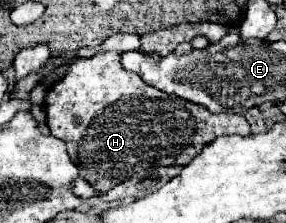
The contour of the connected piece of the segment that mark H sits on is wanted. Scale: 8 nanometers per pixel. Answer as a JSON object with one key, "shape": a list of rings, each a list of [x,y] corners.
{"shape":[[[117,52],[77,58],[69,72],[47,90],[47,126],[67,144],[69,158],[95,192],[107,192],[133,174],[159,166],[185,166],[201,148],[225,134],[251,134],[239,114],[211,114],[199,104],[181,100],[145,84],[121,66]]]}

